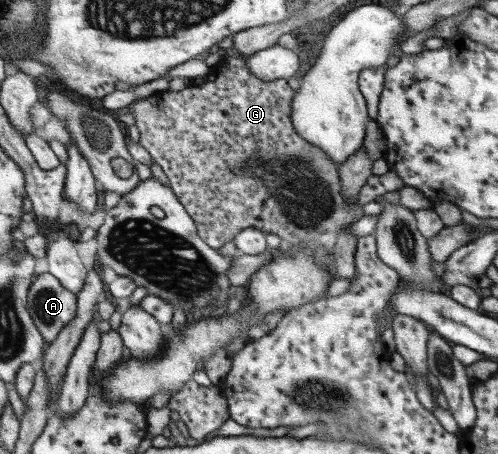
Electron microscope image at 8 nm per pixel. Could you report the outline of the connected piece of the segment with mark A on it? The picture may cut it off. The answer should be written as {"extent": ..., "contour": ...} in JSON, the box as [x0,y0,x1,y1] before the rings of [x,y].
{"extent":[28,272,77,343],"contour":[[[50,272],[35,276],[34,283],[30,285],[30,291],[28,291],[28,311],[32,314],[32,317],[40,328],[46,342],[52,343],[61,334],[62,328],[67,326],[74,318],[77,317],[77,309],[77,295],[73,291],[70,291],[58,279],[58,276],[52,275]]]}

